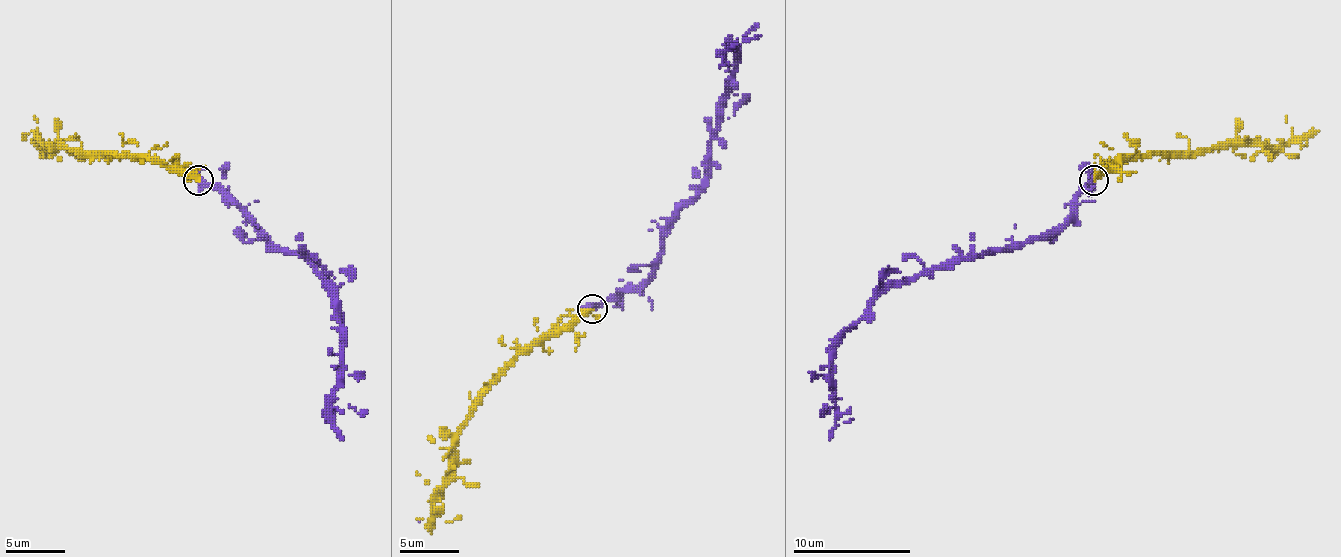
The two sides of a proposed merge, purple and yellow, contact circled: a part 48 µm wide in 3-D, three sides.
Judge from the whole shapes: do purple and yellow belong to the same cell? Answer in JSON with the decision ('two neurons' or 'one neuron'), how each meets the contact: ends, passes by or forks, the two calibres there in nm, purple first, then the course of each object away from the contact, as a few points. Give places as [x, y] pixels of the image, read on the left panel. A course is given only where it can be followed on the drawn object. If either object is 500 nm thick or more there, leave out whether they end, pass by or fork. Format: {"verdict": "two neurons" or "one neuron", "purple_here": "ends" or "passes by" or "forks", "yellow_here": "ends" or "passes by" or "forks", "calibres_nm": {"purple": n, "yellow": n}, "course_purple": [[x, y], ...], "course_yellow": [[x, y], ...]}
{"verdict": "one neuron", "purple_here": "forks", "yellow_here": "passes by", "calibres_nm": {"purple": 300, "yellow": 300}, "course_purple": [[199, 181], [228, 198], [273, 245], [299, 251], [323, 275], [340, 325], [340, 387], [331, 404], [367, 410]], "course_yellow": [[199, 181], [161, 160], [75, 154], [63, 145], [40, 142], [52, 142], [66, 148]]}

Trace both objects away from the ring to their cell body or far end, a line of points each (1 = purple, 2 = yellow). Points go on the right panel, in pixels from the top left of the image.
1: (1094, 181), (1077, 198), (1077, 210), (1053, 231), (891, 284), (838, 343), (835, 404), (821, 410)
2: (1094, 181), (1115, 160), (1124, 157), (1203, 154), (1221, 145), (1306, 142), (1301, 148)

